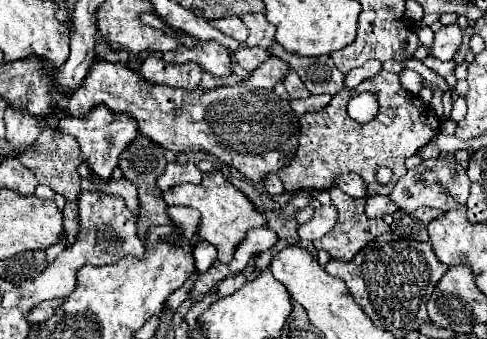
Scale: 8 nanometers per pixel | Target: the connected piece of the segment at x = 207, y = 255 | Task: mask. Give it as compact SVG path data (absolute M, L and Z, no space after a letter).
M198 240L192 246L192 256L194 256L196 270L206 272L216 262L216 248L212 248L212 244L208 244L206 240Z

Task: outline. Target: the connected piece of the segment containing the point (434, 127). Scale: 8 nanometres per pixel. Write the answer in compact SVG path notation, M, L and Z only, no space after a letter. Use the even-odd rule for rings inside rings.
M380 70L380 74L364 80L356 88L340 90L326 108L322 108L320 112L304 114L300 118L300 124L302 136L296 150L296 160L278 172L288 192L330 190L336 176L356 172L368 182L368 196L388 194L392 192L394 182L406 172L404 160L414 156L440 132L440 120L434 114L432 106L426 104L422 98L406 92L398 80L398 74L390 74L386 70ZM362 92L374 94L380 102L378 114L366 124L354 122L346 112L346 104L350 102L350 98ZM378 166L388 166L392 170L390 184L376 182Z

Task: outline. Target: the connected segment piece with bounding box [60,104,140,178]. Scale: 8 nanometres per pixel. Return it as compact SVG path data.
M102 104L92 108L88 114L80 116L80 118L62 116L60 118L60 130L64 134L70 134L70 136L78 138L84 162L90 164L92 172L96 172L100 178L110 178L112 170L118 166L120 152L124 152L124 148L128 148L128 144L132 140L136 140L136 136L140 136L138 128L136 128L136 120L132 120L132 116L112 114L112 110L104 108Z

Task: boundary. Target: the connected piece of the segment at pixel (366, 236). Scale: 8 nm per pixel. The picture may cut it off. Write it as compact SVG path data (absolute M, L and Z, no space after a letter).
M332 188L330 196L332 196L332 204L338 208L340 220L338 220L336 228L332 232L328 232L324 238L316 240L314 246L326 250L332 258L348 262L370 240L374 240L376 236L390 230L390 226L384 220L366 218L364 204L362 202L354 204L354 198L340 192L340 188Z

